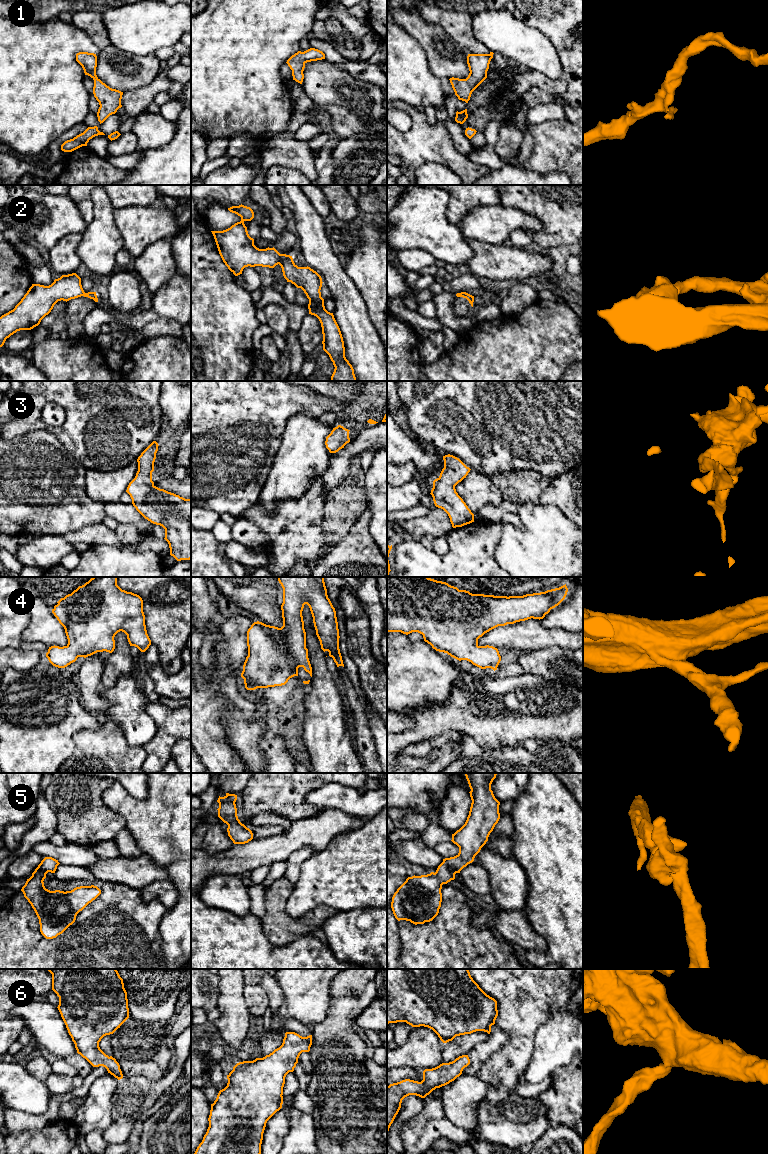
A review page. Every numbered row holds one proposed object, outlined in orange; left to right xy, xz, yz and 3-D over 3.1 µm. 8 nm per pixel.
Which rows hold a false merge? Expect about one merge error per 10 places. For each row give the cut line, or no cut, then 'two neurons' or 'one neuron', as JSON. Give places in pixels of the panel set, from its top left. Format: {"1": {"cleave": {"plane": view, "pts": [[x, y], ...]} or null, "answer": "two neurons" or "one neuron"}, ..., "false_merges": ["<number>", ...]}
{"1": {"cleave": null, "answer": "one neuron"}, "2": {"cleave": {"plane": "xz", "pts": [[281, 254], [277, 263]]}, "answer": "two neurons"}, "3": {"cleave": null, "answer": "one neuron"}, "4": {"cleave": null, "answer": "one neuron"}, "5": {"cleave": null, "answer": "one neuron"}, "6": {"cleave": null, "answer": "one neuron"}, "false_merges": ["2"]}

